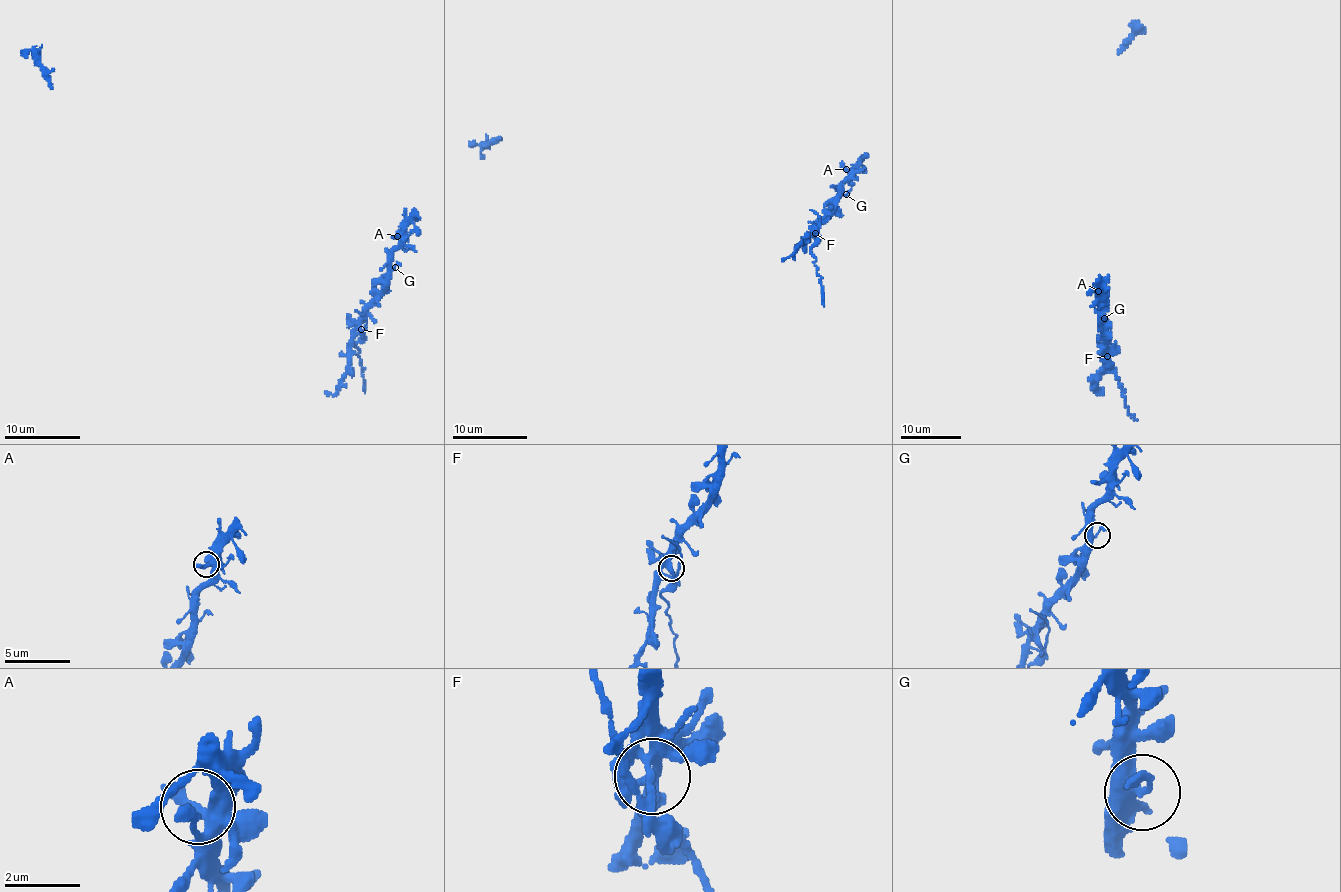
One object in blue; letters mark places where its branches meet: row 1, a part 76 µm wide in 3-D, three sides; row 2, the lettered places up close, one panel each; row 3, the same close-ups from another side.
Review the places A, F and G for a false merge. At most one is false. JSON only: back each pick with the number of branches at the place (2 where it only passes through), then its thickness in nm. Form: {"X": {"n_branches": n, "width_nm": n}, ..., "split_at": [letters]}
{"F": {"n_branches": 4, "width_nm": 240}, "split_at": ["F"]}

